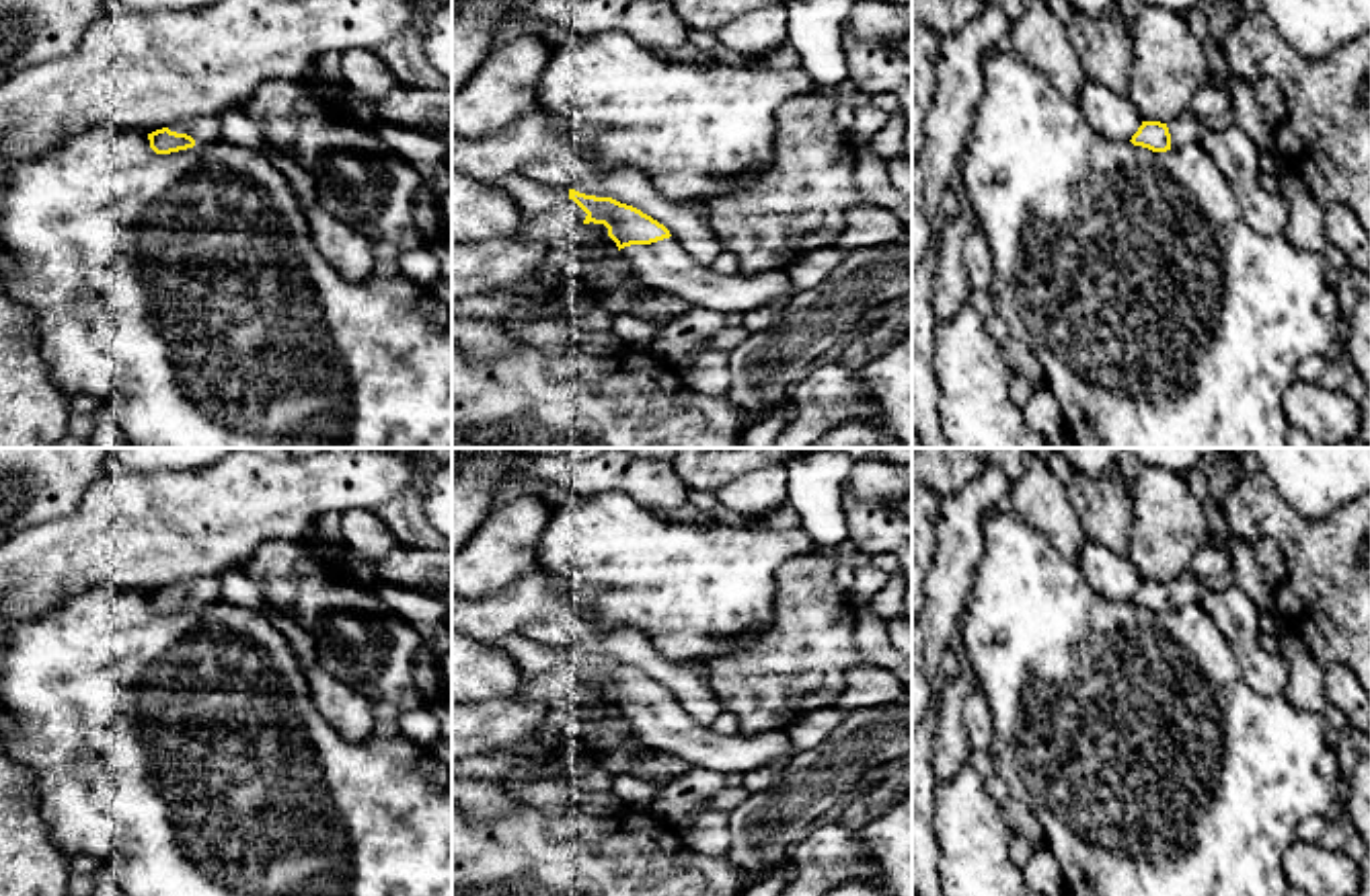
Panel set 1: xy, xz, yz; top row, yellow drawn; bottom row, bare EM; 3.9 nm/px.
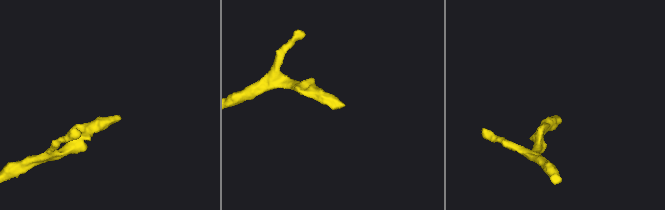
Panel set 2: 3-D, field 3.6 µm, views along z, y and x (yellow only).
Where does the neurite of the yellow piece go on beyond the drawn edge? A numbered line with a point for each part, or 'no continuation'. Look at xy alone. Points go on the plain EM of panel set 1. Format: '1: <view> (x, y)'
1: xy (204, 590)

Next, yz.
1: yz (1186, 588)

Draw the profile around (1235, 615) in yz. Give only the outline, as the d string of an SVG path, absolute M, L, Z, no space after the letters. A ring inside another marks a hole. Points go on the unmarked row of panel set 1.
M1234 584L1220 592L1208 590L1202 600L1220 635L1230 643L1247 684L1265 697L1284 695L1288 662L1259 645L1261 612Z

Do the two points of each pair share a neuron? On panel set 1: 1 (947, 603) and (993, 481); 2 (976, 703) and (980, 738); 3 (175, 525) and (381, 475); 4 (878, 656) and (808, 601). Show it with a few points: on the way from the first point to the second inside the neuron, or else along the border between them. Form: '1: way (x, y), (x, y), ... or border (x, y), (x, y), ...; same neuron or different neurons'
1: way (952, 572), (962, 512); same neuron
2: way (976, 712), (980, 730); same neuron
3: way (226, 510), (243, 500), (282, 500), (329, 479); same neuron
4: border (857, 613), (853, 621); different neurons

